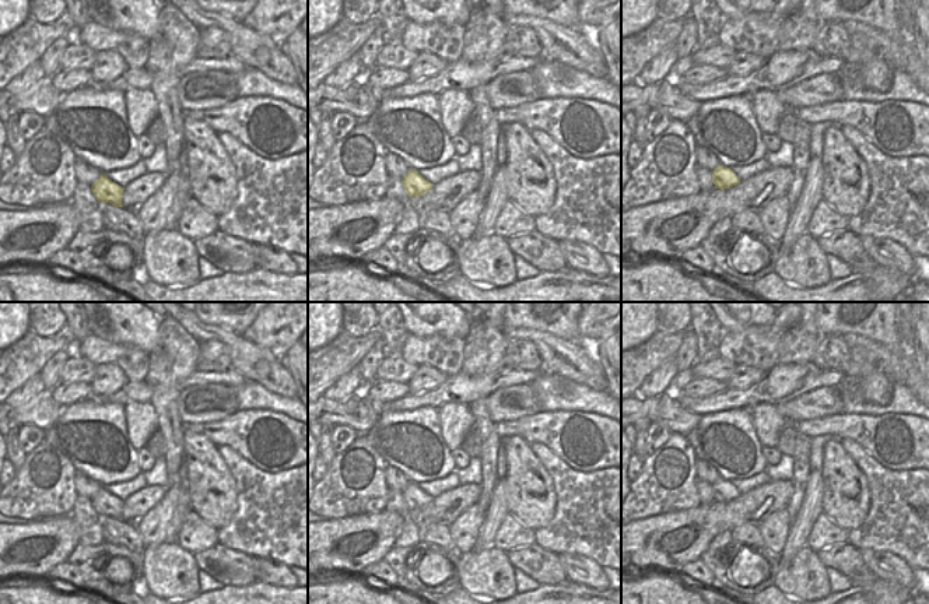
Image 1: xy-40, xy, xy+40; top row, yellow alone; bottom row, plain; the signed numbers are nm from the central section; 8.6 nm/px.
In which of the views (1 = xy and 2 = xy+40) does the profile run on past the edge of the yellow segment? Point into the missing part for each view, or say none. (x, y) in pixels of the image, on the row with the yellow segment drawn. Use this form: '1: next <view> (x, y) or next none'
1: next none
2: next none

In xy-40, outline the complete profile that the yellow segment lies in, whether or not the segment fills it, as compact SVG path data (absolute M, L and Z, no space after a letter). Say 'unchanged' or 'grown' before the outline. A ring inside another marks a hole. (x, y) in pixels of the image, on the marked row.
unchanged; M102 173L101 178L95 180L95 183L91 186L91 190L97 200L102 204L109 203L115 207L123 207L122 197L125 187L112 182L105 173Z

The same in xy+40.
unchanged; M719 165L711 173L715 189L725 190L740 183L740 179L733 173L732 168Z

